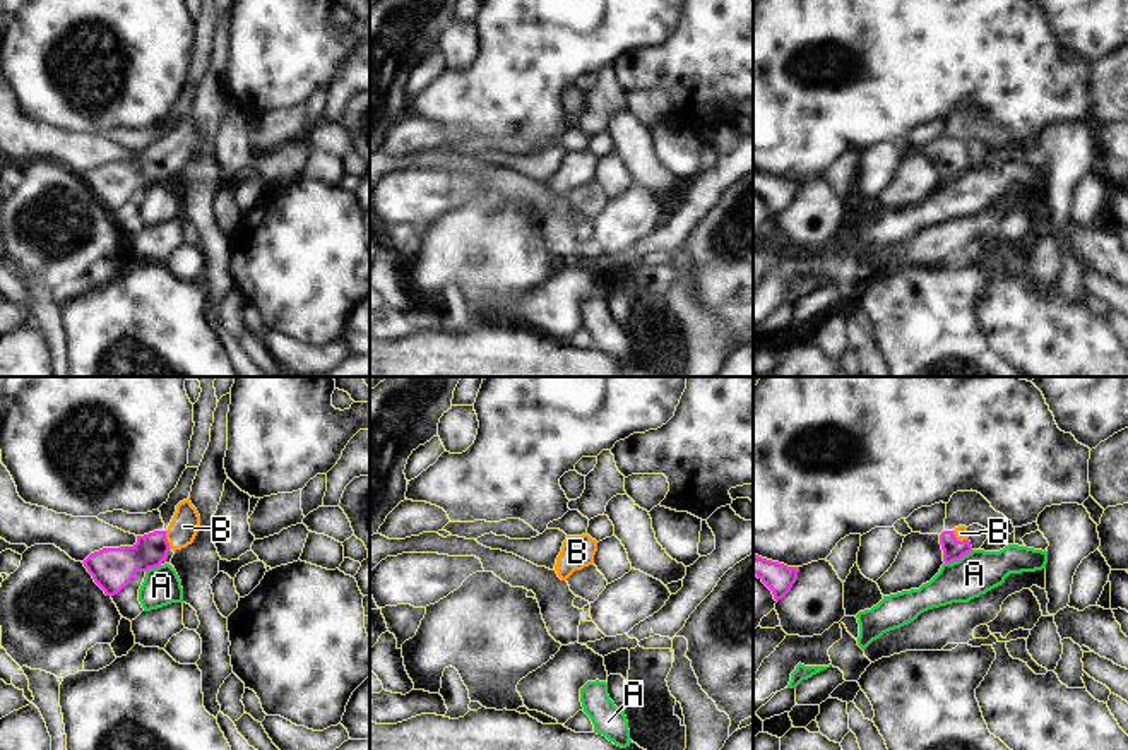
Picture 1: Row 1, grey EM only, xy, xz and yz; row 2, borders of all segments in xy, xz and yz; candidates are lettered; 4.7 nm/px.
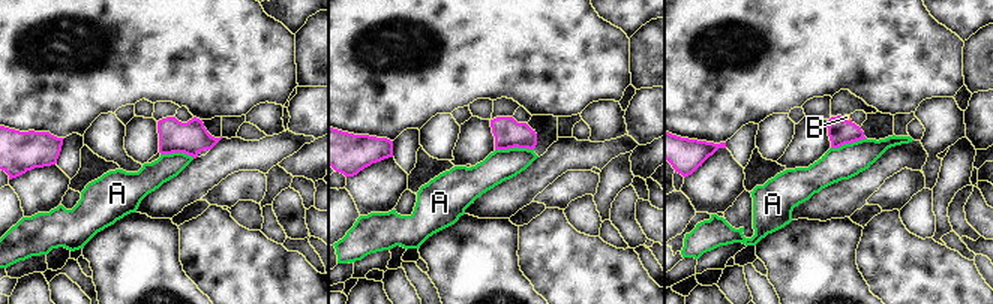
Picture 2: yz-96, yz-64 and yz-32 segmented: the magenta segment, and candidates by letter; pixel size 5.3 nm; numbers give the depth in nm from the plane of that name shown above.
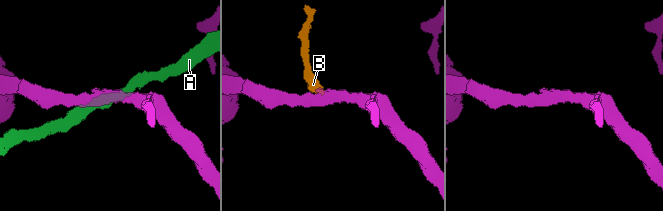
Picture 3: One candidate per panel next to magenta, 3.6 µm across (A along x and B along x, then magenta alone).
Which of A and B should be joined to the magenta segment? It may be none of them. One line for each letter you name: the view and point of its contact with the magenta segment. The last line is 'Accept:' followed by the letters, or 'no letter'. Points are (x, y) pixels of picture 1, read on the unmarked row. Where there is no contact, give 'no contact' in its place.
B: meets magenta in xy at (166, 156)
Accept: B

